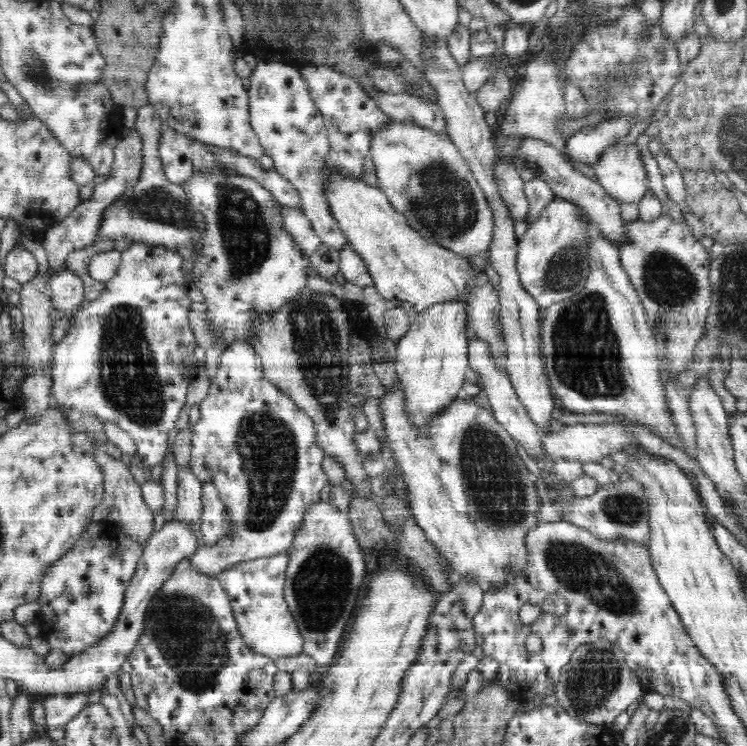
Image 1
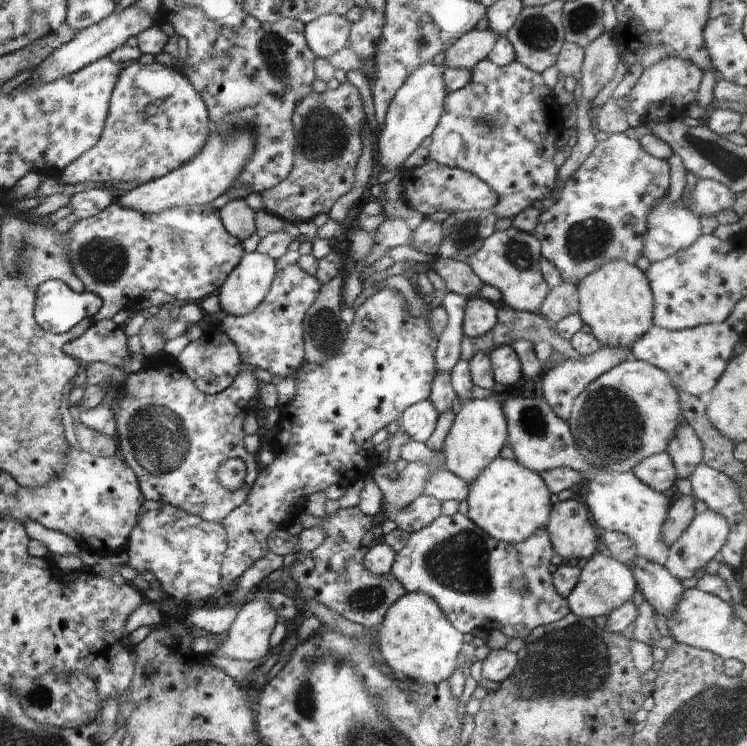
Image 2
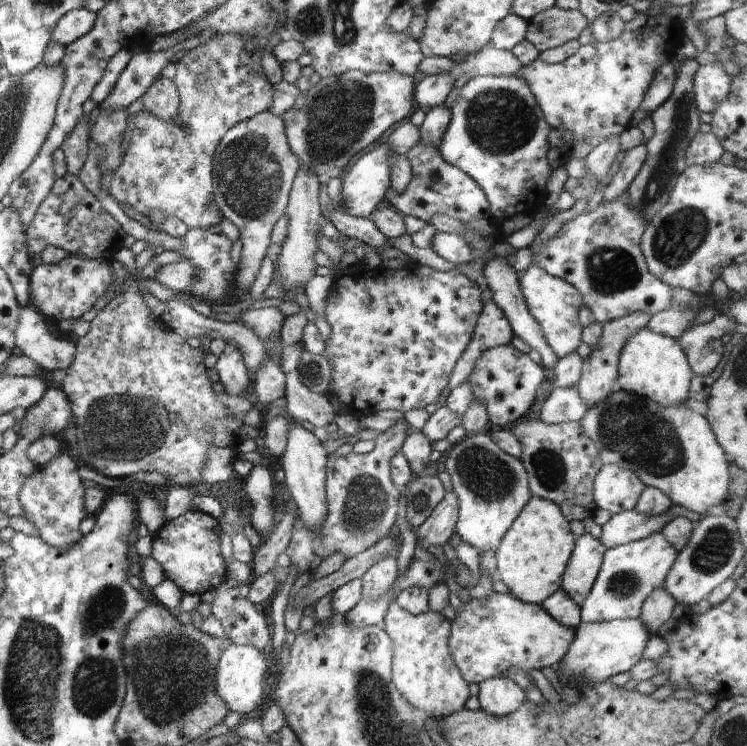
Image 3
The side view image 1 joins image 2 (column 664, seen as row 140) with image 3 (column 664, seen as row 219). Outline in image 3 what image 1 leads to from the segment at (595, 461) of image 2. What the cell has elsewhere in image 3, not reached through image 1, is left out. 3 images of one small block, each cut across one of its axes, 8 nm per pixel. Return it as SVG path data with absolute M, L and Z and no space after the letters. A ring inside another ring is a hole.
M616 388L604 401L586 403L586 407L588 412L580 422L581 428L597 447L602 465L618 465L632 470L646 487L660 490L673 505L695 511L701 516L710 506L722 504L726 499L730 481L729 463L705 416L692 410L686 402L666 407L644 396Z

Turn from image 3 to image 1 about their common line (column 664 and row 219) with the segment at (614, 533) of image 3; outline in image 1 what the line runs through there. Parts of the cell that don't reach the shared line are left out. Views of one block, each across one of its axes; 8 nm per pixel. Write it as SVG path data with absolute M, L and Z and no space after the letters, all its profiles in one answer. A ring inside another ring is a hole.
M504 160L498 161L493 171L499 194L506 208L510 210L510 217L516 221L525 221L530 212L530 205L524 192L525 182L518 171L512 163Z

